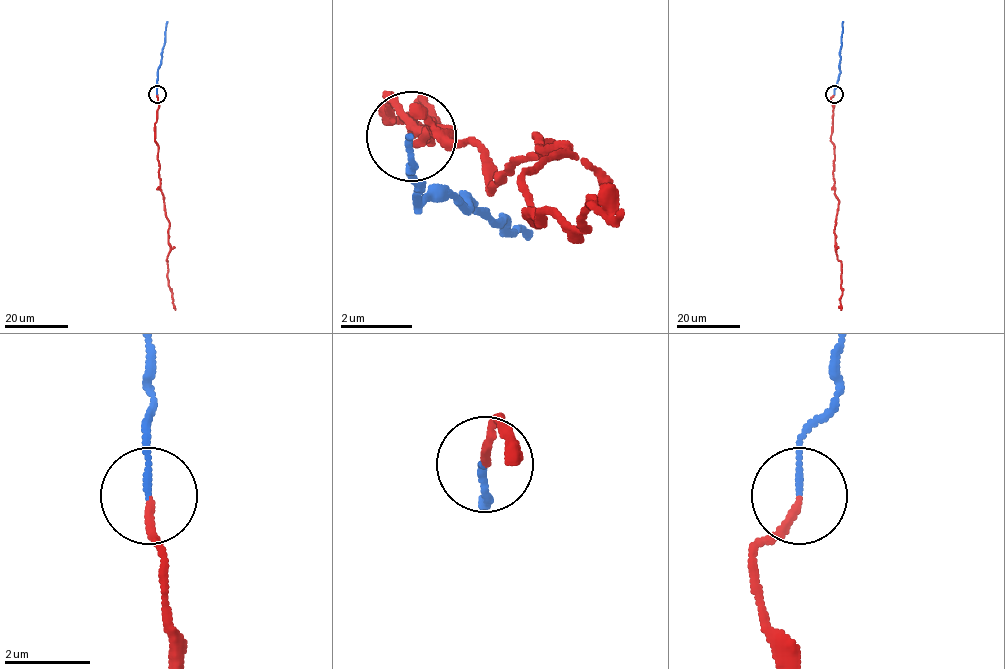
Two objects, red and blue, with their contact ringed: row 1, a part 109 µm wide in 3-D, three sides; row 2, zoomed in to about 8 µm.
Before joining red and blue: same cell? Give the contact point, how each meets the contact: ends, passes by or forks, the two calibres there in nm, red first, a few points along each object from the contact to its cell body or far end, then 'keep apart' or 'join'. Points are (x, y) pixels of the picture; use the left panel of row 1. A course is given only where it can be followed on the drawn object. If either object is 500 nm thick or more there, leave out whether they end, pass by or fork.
place (157, 94); red ends; blue ends; calibres 170 and 130 nm; course red (156, 94), (155, 141), (158, 146), (160, 189), (169, 223), (167, 277), (175, 310); course blue (156, 94), (167, 22); join

